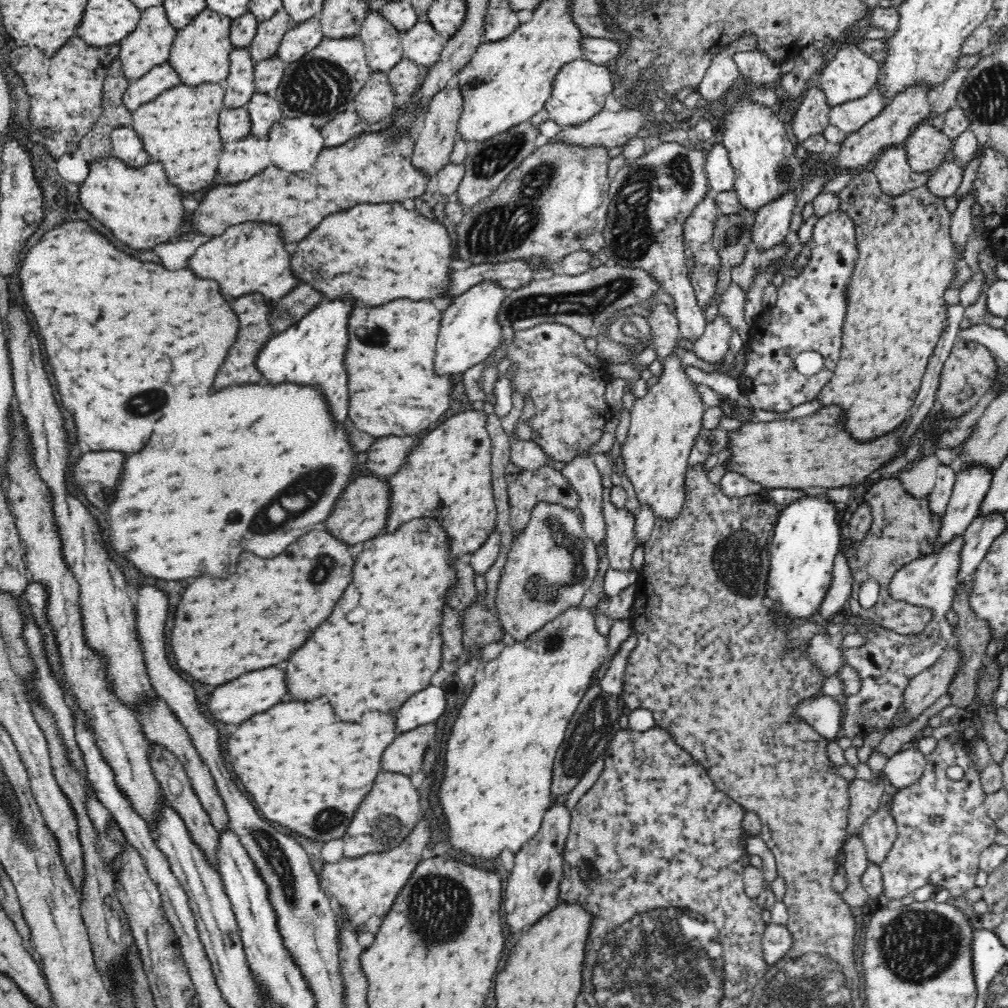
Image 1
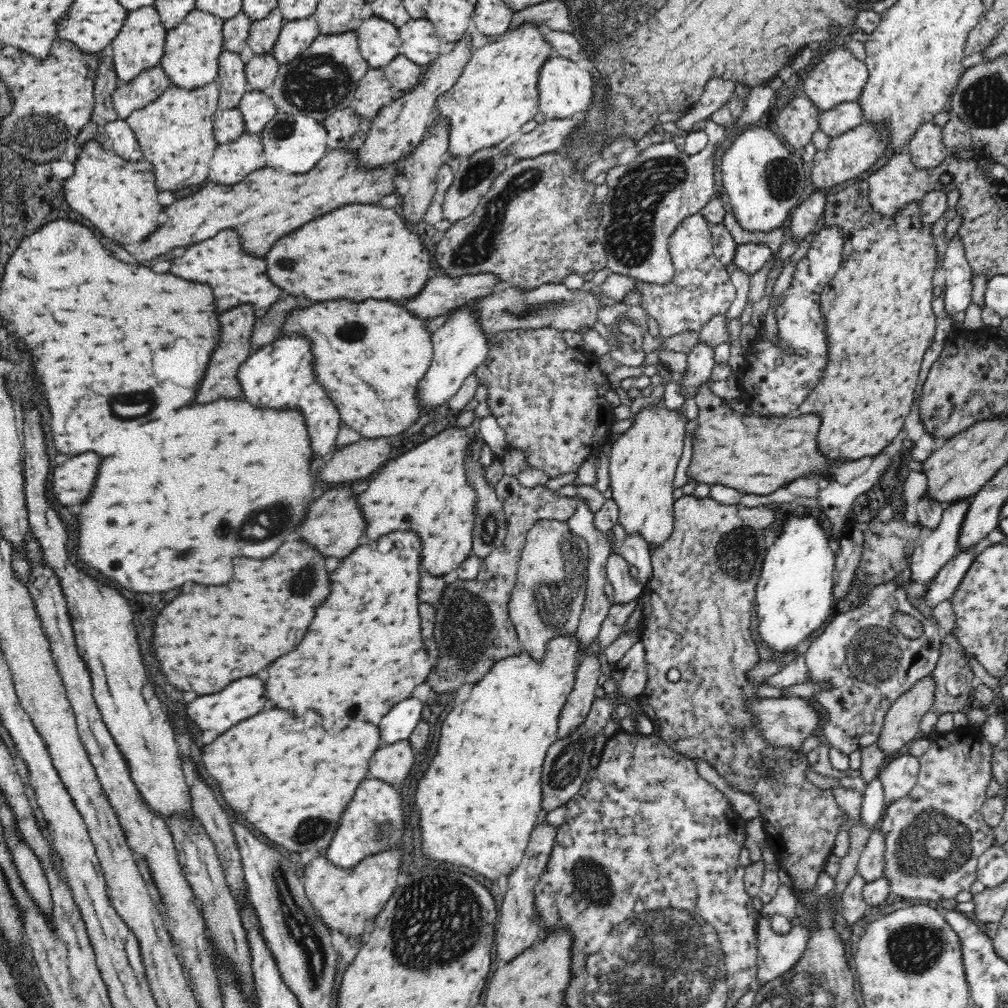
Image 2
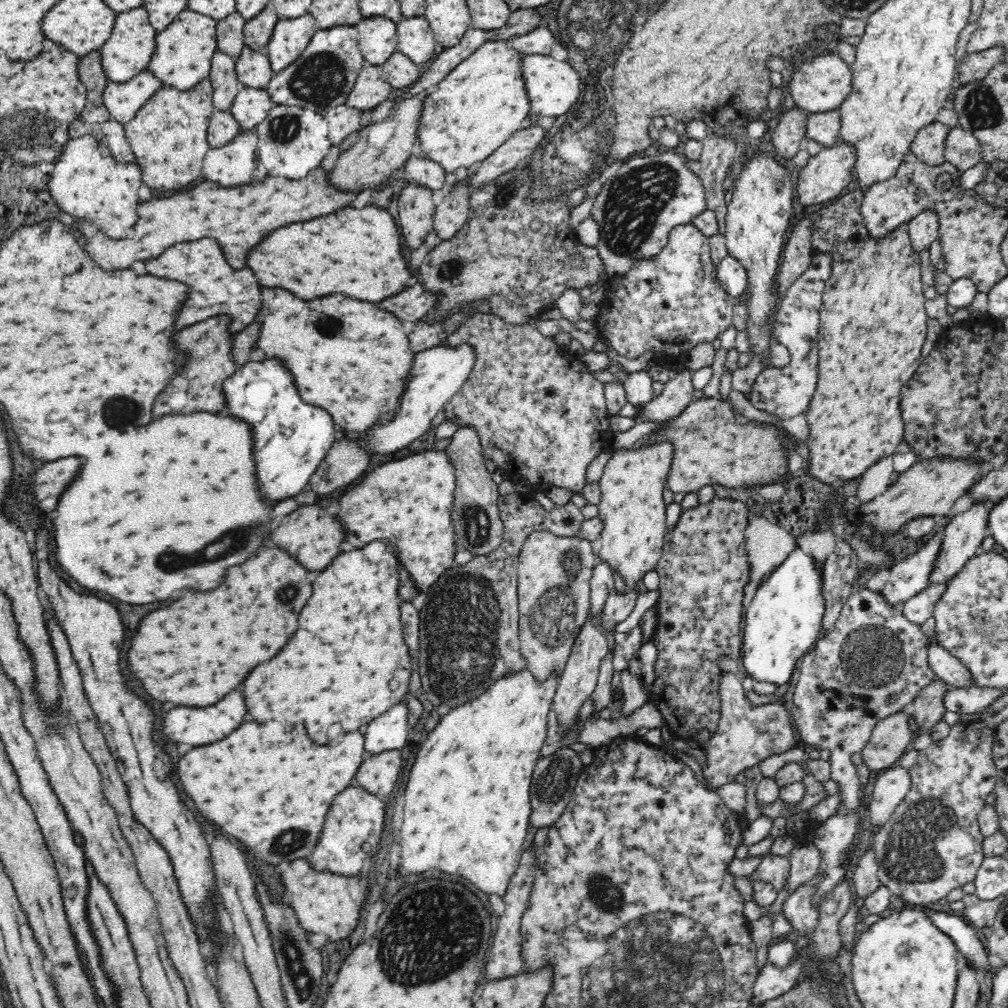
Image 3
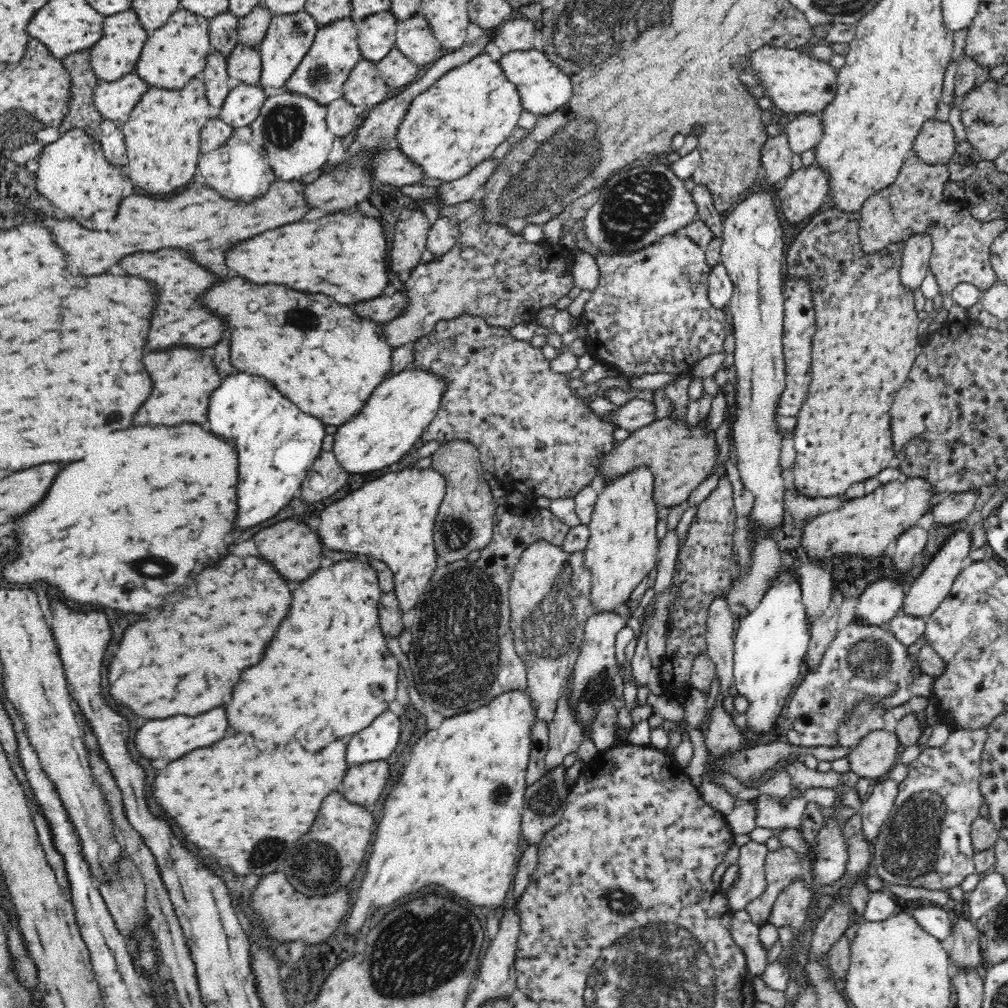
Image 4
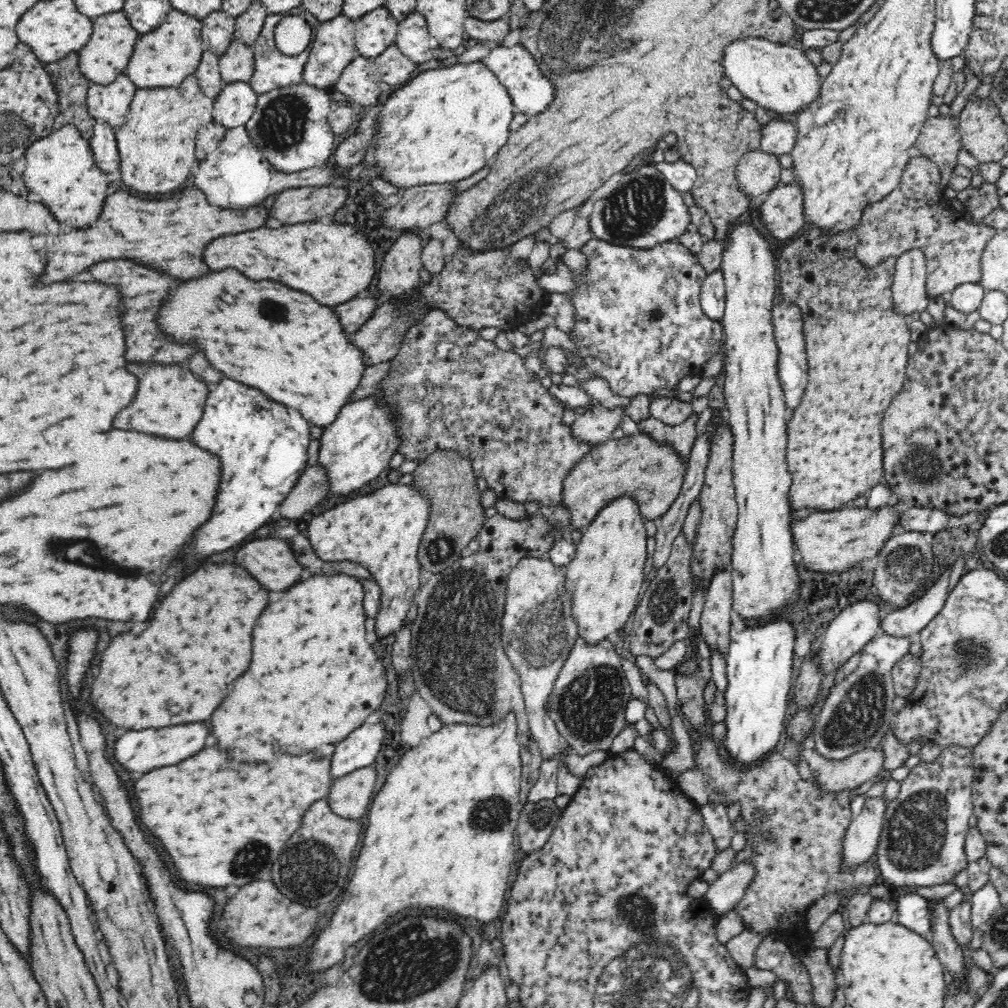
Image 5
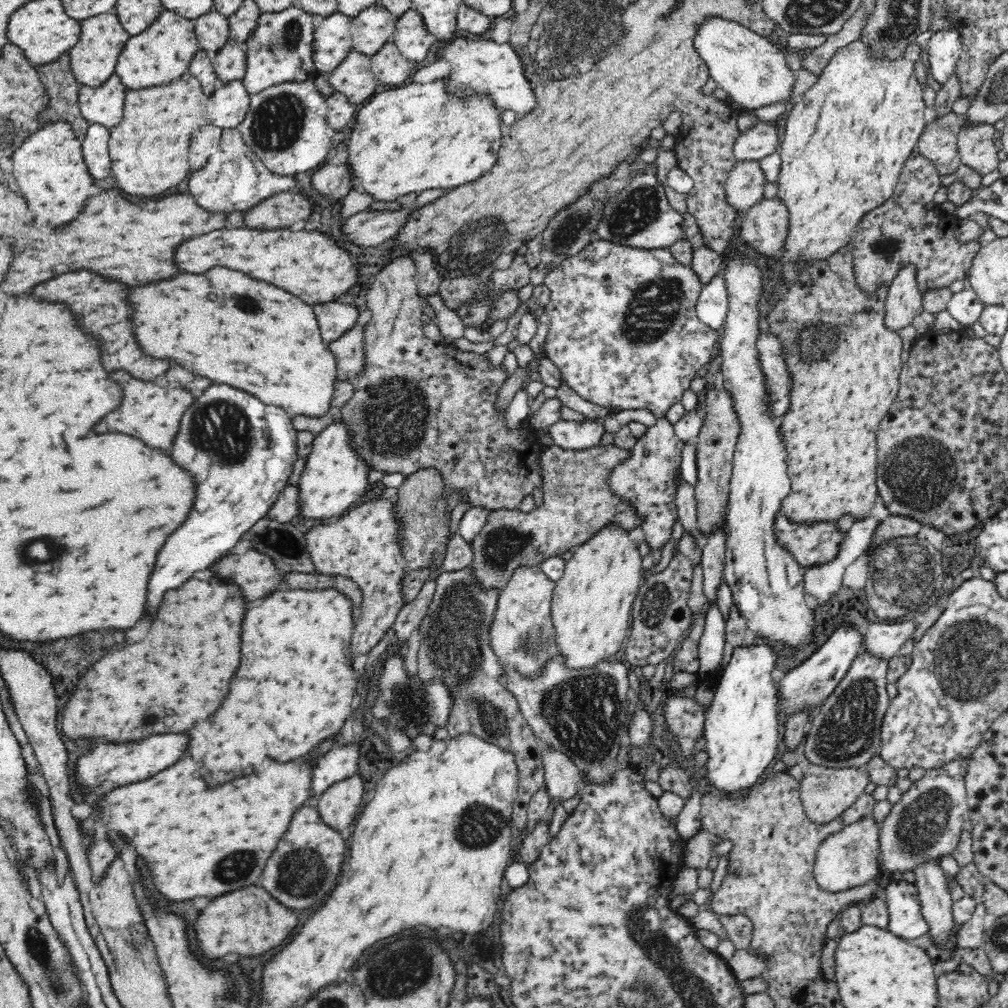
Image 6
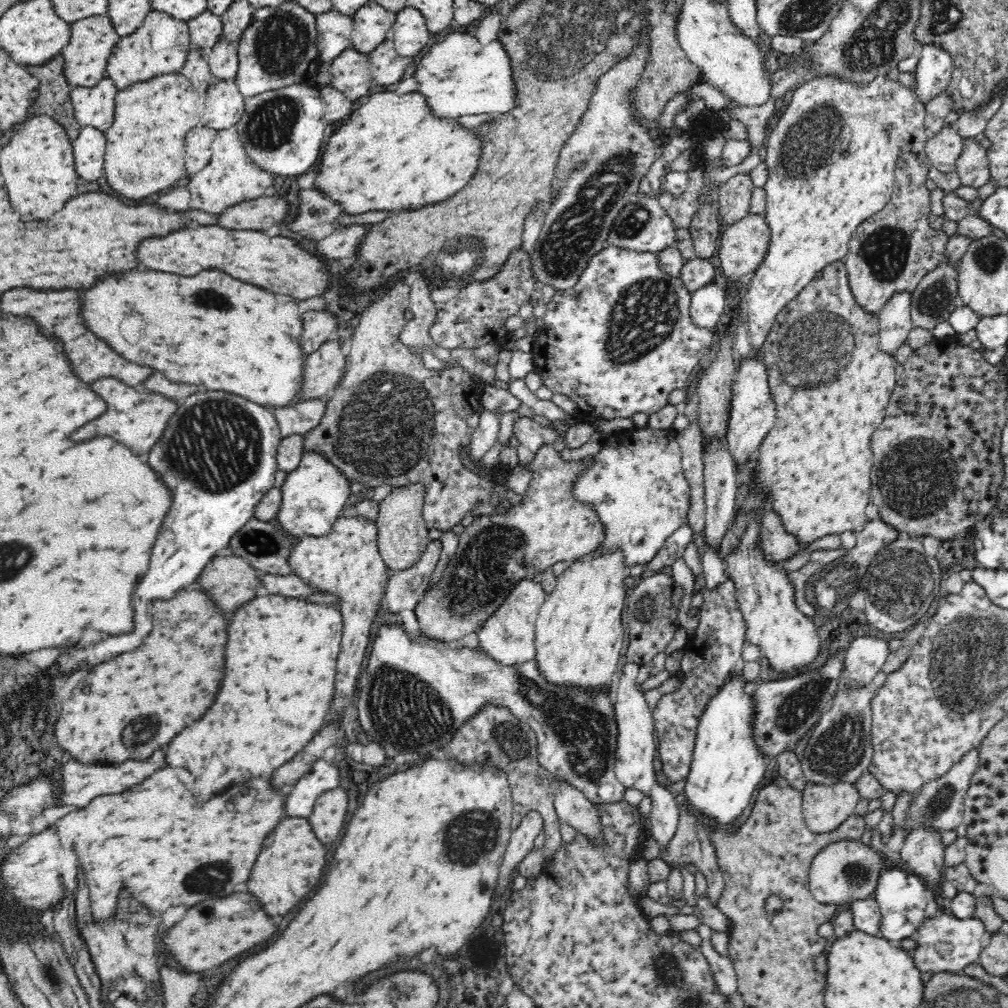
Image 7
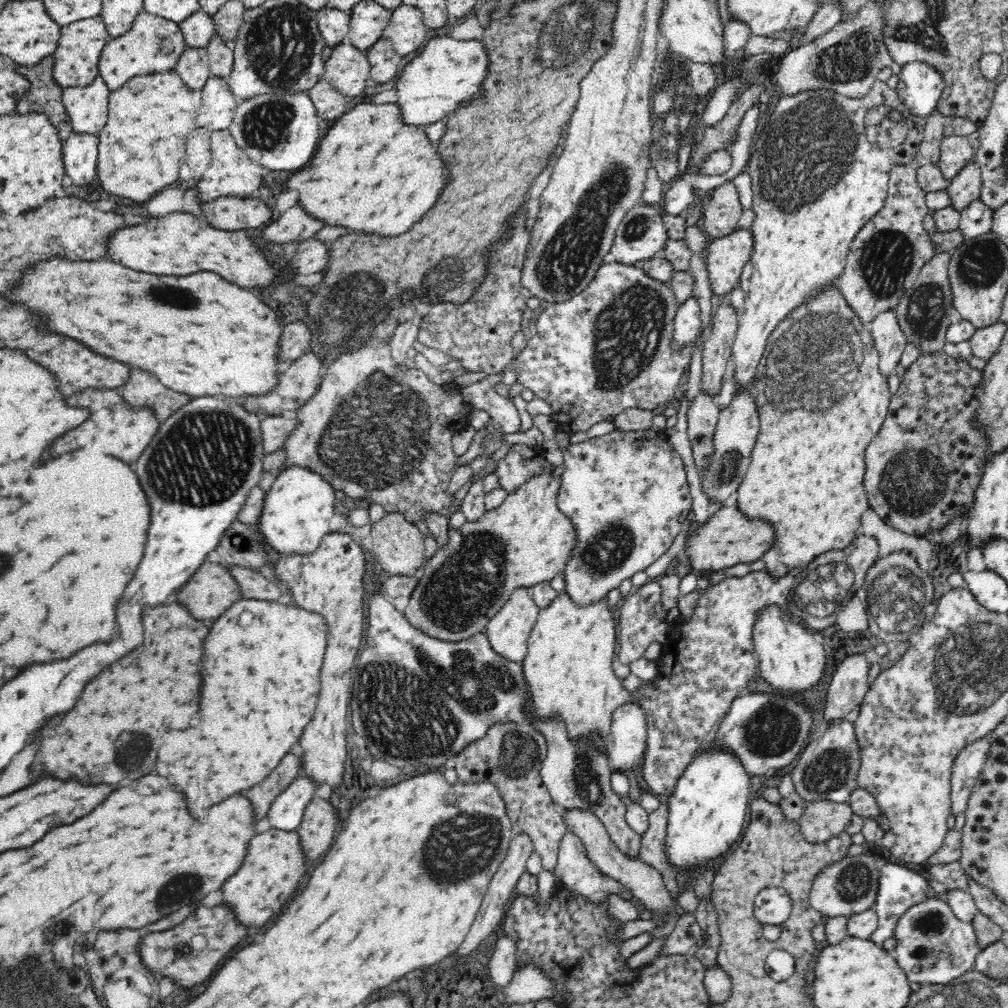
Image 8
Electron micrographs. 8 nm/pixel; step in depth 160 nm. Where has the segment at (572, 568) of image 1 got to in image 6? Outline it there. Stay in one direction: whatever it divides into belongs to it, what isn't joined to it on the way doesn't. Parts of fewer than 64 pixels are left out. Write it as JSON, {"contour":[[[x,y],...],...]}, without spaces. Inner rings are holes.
{"contour":[[[542,567],[517,568],[506,590],[499,594],[494,618],[488,628],[490,647],[500,665],[517,670],[524,676],[540,672],[544,664],[559,656],[558,647],[554,646],[554,625],[550,617],[550,598],[555,583],[548,576]],[[548,747],[543,748],[542,762],[549,797],[557,799],[557,804],[574,799],[582,787],[578,767],[566,755]]]}

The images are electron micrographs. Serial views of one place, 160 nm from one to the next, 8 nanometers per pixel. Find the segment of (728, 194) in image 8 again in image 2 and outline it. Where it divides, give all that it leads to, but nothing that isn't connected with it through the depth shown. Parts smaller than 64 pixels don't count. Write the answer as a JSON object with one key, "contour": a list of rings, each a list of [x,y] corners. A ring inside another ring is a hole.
{"contour":[[[806,96],[792,99],[786,108],[779,111],[777,118],[778,131],[786,144],[797,151],[810,143],[812,134],[819,130],[820,114]]]}

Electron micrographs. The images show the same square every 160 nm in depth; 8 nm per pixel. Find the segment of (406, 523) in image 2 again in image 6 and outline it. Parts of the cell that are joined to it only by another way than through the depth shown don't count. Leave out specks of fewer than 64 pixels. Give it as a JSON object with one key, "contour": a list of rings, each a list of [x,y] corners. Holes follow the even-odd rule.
{"contour":[[[378,499],[349,509],[326,526],[316,525],[305,534],[307,553],[314,572],[322,575],[340,575],[354,582],[362,592],[360,616],[354,618],[350,638],[350,658],[368,655],[378,644],[384,632],[393,626],[400,609],[405,605],[401,594],[402,576],[407,570],[406,561],[397,543],[399,524],[394,519],[394,503]]]}

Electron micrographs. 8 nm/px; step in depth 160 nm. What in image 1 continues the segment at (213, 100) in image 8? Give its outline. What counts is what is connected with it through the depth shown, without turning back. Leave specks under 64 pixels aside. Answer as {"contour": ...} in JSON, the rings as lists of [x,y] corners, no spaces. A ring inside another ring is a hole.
{"contour":[[[255,91],[246,110],[250,116],[251,133],[257,137],[267,137],[270,127],[282,117],[280,103],[268,93]]]}

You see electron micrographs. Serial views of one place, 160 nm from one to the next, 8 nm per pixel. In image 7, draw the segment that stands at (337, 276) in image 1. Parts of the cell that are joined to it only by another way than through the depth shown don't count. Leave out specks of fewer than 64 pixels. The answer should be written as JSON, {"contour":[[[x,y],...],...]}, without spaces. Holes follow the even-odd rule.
{"contour":[[[220,226],[184,228],[162,238],[142,240],[136,256],[150,270],[182,276],[194,276],[202,270],[218,268],[236,280],[272,290],[276,294],[290,294],[298,300],[319,296],[330,286],[330,274],[320,257],[308,254],[290,238],[268,238],[257,230],[228,230]]]}

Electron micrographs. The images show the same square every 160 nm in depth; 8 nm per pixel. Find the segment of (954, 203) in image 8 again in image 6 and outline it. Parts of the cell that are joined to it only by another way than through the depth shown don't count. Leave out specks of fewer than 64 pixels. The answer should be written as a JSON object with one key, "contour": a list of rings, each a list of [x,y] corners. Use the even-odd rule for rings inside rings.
{"contour":[[[963,124],[958,133],[957,145],[961,164],[981,176],[990,174],[999,164],[999,148],[994,145],[994,131],[991,124]]]}

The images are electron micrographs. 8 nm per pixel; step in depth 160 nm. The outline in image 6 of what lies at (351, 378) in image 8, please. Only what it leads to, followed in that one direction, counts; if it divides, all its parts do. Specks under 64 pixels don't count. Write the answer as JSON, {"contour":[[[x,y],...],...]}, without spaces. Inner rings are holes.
{"contour":[[[400,254],[398,257],[393,256],[392,262],[376,274],[376,280],[372,284],[372,288],[368,290],[366,296],[366,308],[370,311],[371,317],[368,323],[364,326],[364,366],[362,372],[352,380],[352,387],[354,387],[354,394],[344,402],[344,406],[339,412],[340,421],[344,423],[346,431],[350,433],[350,447],[358,457],[364,460],[364,465],[368,465],[370,470],[378,470],[383,474],[394,474],[400,472],[406,476],[418,472],[422,469],[436,469],[444,481],[444,492],[442,497],[446,499],[452,492],[457,491],[459,494],[459,502],[470,504],[468,508],[480,506],[490,511],[497,510],[512,510],[518,508],[522,498],[532,494],[534,488],[542,485],[542,478],[540,478],[540,465],[538,465],[539,443],[535,439],[535,431],[529,428],[527,420],[523,420],[519,427],[514,430],[507,430],[504,425],[503,414],[498,415],[494,411],[494,400],[498,394],[498,388],[504,384],[504,380],[508,379],[504,373],[504,367],[493,368],[486,363],[484,355],[479,355],[473,352],[460,352],[457,347],[446,348],[442,344],[436,344],[430,338],[427,338],[422,333],[422,324],[437,322],[436,312],[434,308],[430,307],[428,303],[420,301],[418,295],[418,287],[415,279],[416,267],[412,258],[405,254]]]}

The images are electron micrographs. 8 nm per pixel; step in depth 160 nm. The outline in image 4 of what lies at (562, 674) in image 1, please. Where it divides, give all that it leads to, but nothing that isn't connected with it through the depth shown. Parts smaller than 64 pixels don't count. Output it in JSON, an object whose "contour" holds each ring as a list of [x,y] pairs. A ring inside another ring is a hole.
{"contour":[[[510,691],[501,694],[489,702],[486,706],[472,712],[465,712],[445,718],[438,728],[426,731],[410,748],[410,760],[400,772],[396,784],[389,791],[388,798],[384,802],[384,812],[382,812],[382,820],[376,825],[376,838],[374,838],[374,848],[372,854],[366,862],[366,874],[362,878],[360,890],[358,890],[358,898],[352,904],[352,910],[348,914],[346,920],[346,932],[356,934],[362,928],[362,922],[368,918],[368,914],[374,914],[376,910],[380,910],[382,906],[394,904],[404,896],[416,894],[422,888],[442,888],[448,890],[450,894],[454,894],[456,898],[468,900],[474,906],[488,906],[488,908],[498,908],[504,904],[506,892],[512,886],[516,874],[516,862],[518,862],[518,846],[520,846],[520,828],[521,828],[521,810],[524,806],[526,783],[526,768],[530,754],[530,728],[535,724],[536,711],[532,709],[532,701],[530,701],[530,693],[528,691]]]}

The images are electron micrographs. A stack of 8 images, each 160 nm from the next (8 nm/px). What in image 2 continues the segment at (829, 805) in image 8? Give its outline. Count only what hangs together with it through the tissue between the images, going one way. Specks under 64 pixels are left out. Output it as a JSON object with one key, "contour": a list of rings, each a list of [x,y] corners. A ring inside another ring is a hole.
{"contour":[[[929,675],[893,702],[881,726],[878,749],[890,756],[912,742],[918,736],[922,716],[932,710],[932,702],[934,679]]]}

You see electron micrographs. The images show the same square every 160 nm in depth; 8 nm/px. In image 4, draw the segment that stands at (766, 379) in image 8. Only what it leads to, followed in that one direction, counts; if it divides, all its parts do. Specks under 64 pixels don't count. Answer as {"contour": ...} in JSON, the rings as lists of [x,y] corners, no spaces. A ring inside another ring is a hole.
{"contour":[[[831,207],[825,212],[816,212],[812,220],[800,231],[794,238],[794,241],[787,247],[786,252],[786,278],[788,279],[806,279],[812,291],[812,303],[814,303],[814,313],[816,313],[816,331],[812,340],[811,352],[811,370],[810,370],[810,390],[804,406],[798,410],[795,416],[796,428],[793,430],[793,450],[794,462],[792,464],[793,483],[796,492],[804,497],[816,498],[834,498],[845,495],[852,485],[859,482],[865,482],[869,478],[880,474],[887,469],[894,458],[894,447],[892,444],[892,433],[890,432],[890,415],[889,410],[896,393],[908,378],[909,370],[914,364],[916,352],[914,348],[918,346],[918,325],[919,320],[914,309],[914,295],[904,285],[900,283],[900,268],[902,266],[902,250],[904,243],[896,243],[887,246],[880,252],[866,254],[862,251],[859,243],[859,223],[857,213],[844,213]]]}

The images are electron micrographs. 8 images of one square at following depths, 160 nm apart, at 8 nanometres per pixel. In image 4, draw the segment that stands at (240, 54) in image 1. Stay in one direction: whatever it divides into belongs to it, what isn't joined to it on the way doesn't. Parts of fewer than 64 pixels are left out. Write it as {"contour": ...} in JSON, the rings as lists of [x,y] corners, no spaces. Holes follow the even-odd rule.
{"contour":[[[211,50],[204,68],[204,84],[206,84],[206,96],[208,102],[216,108],[220,108],[228,94],[227,58],[221,53]]]}

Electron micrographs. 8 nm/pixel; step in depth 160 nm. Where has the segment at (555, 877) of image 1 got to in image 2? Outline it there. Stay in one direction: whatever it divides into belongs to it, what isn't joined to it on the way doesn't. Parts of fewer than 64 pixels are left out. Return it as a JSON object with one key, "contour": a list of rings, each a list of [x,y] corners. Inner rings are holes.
{"contour":[[[543,822],[537,826],[530,836],[528,846],[523,854],[522,862],[508,876],[508,887],[503,896],[504,902],[500,906],[500,916],[498,916],[498,928],[496,928],[496,954],[500,960],[510,962],[516,956],[520,956],[526,948],[540,939],[540,917],[534,913],[534,886],[546,868],[550,852],[554,847],[556,838],[556,828],[546,825]]]}

